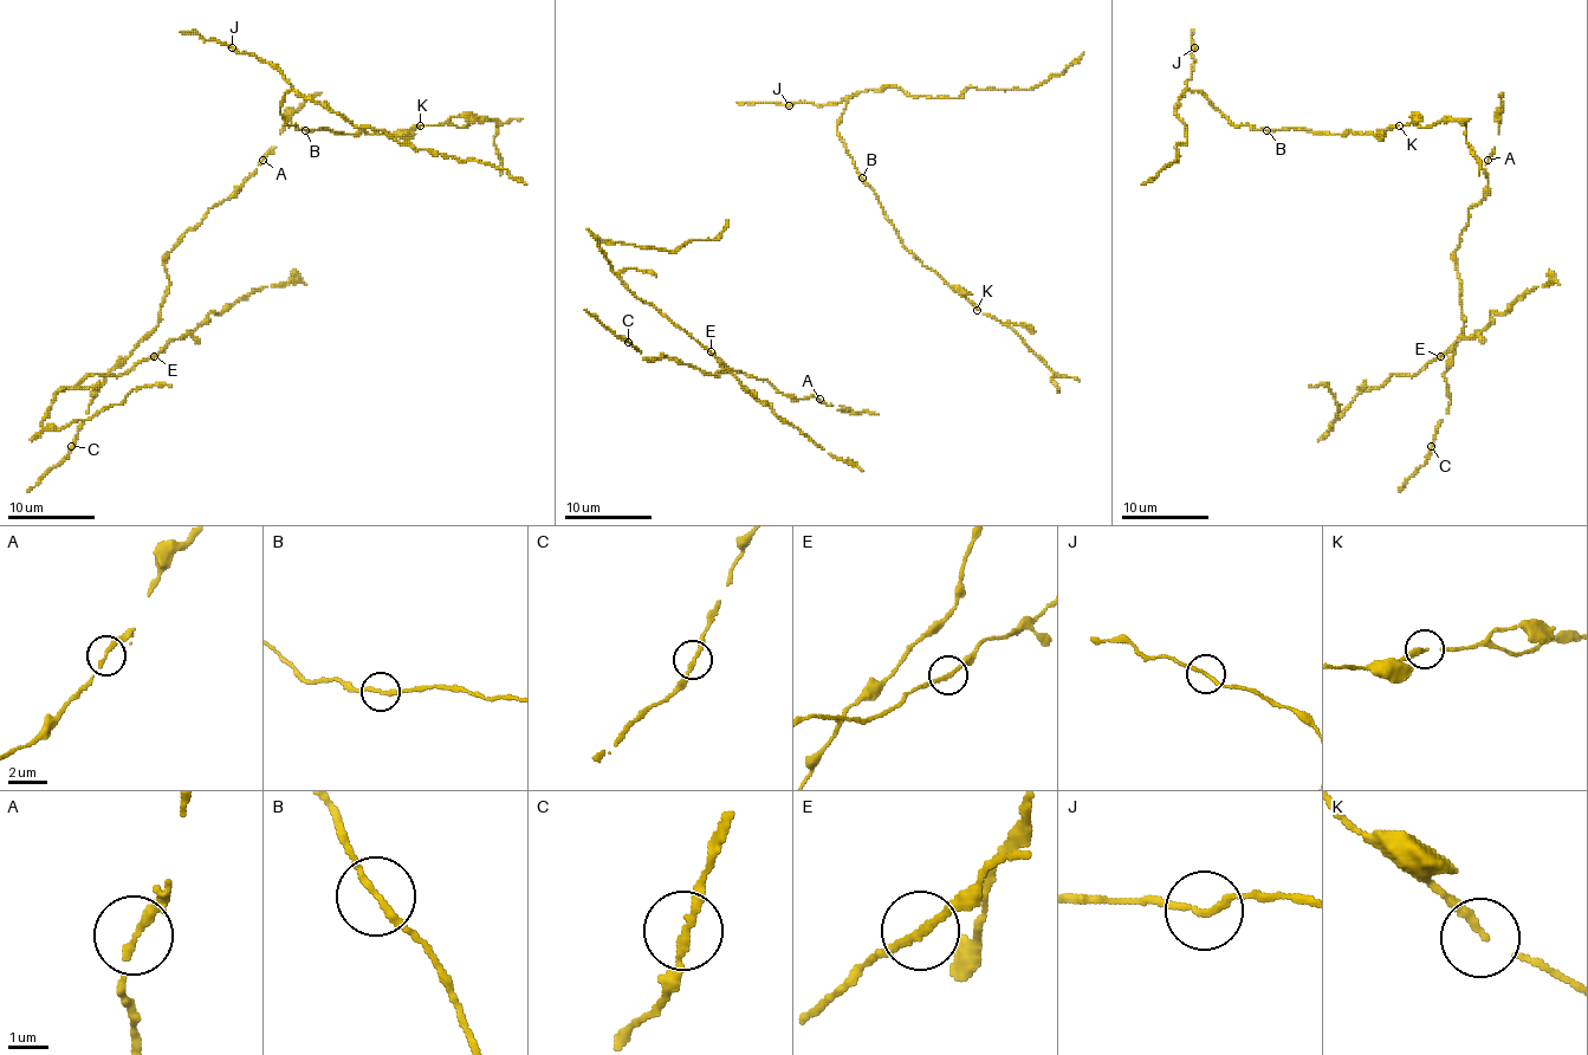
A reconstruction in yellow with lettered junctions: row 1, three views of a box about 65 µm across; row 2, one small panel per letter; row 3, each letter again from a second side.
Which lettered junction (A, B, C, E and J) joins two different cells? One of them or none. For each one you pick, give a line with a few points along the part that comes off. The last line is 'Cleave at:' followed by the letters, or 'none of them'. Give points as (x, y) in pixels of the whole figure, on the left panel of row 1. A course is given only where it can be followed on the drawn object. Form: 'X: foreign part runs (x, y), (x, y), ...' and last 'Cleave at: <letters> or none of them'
Cleave at: none of them

